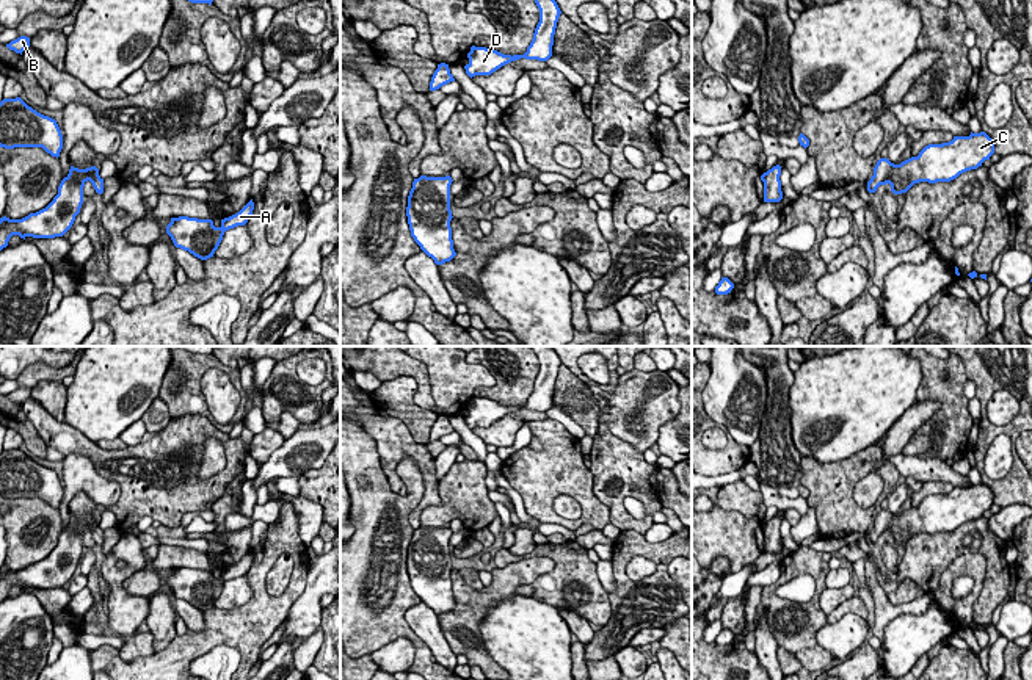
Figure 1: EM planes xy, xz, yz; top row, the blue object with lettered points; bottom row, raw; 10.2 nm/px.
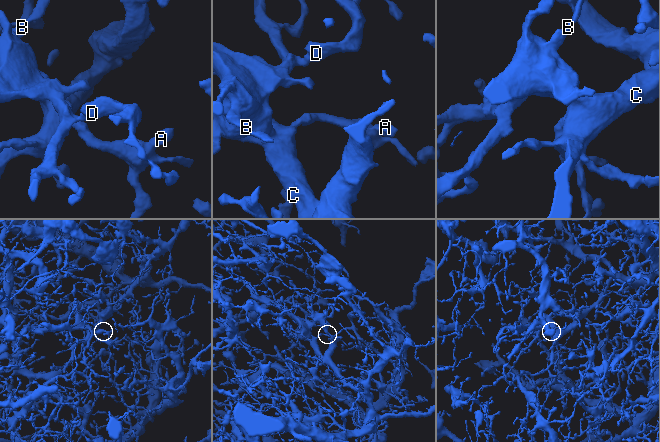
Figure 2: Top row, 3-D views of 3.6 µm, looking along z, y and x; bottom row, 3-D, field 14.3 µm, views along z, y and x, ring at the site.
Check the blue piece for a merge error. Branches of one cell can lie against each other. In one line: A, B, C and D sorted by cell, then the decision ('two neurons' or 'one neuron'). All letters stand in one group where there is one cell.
groups A B C D; one neuron

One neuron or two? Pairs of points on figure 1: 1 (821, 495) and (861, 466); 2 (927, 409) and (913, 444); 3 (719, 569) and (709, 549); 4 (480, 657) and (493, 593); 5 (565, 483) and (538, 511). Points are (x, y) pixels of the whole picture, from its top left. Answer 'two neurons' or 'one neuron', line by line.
1: one neuron
2: two neurons
3: two neurons
4: one neuron
5: one neuron

